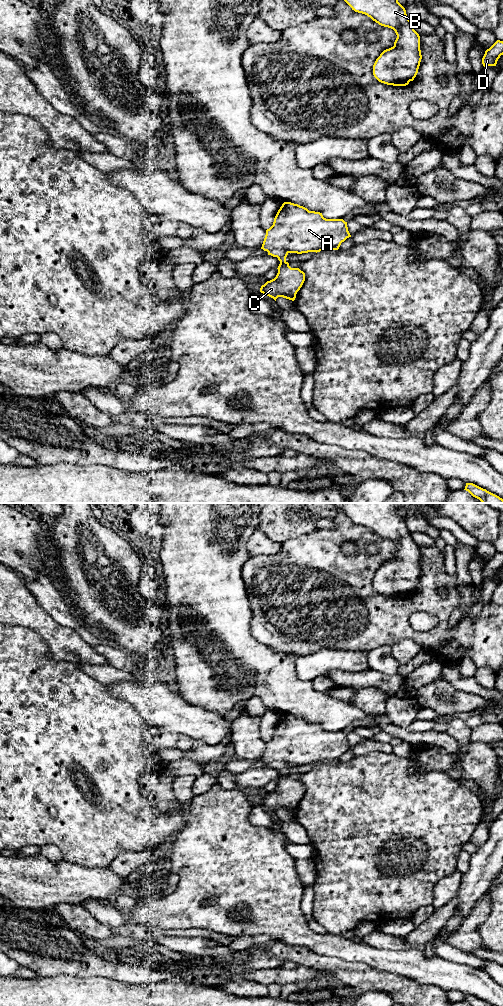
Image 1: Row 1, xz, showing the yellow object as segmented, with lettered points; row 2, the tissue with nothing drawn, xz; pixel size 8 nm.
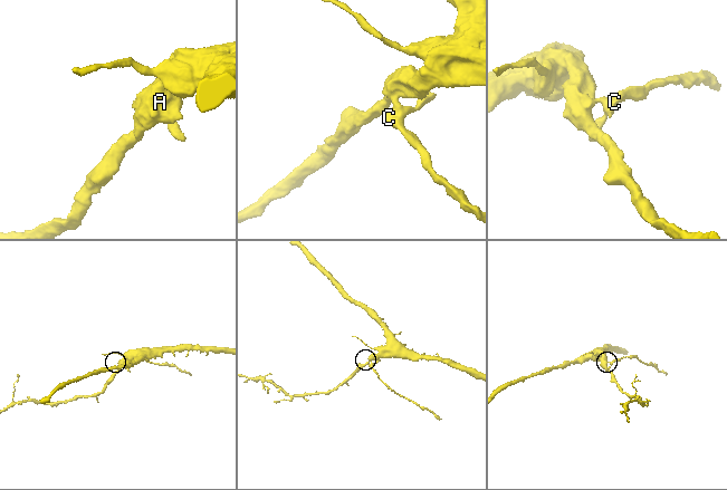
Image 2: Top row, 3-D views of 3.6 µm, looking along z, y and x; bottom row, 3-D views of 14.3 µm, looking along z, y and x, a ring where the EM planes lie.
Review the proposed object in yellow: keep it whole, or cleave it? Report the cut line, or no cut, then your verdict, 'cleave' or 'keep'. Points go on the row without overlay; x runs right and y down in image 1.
cut xz (267, 763), (282, 761), (289, 764); cleave

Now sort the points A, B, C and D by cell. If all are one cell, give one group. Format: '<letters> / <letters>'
A B D / C

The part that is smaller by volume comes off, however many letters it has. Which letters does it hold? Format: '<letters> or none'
C

